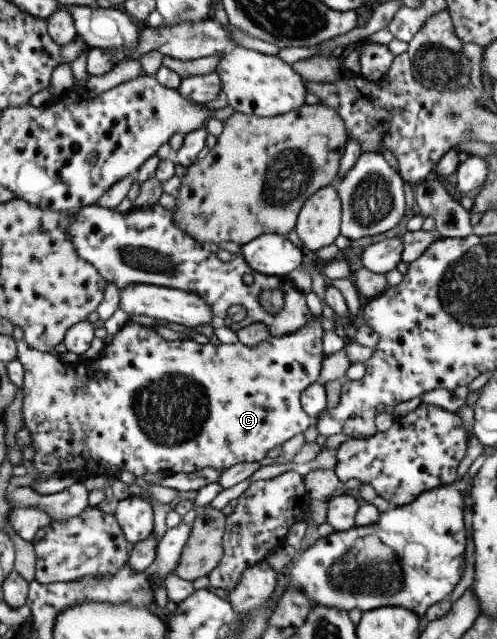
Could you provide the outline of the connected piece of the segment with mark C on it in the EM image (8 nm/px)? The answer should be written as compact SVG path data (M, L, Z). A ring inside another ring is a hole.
M314 317L310 323L294 332L288 332L279 336L270 337L269 341L262 341L254 346L248 346L238 343L221 343L218 346L212 343L199 344L190 339L182 339L170 332L165 332L157 328L150 328L142 325L138 319L131 318L124 324L122 330L114 334L114 338L106 345L103 355L91 362L90 378L82 378L82 374L75 371L75 366L64 363L53 352L40 352L32 348L26 341L16 341L18 348L18 361L24 367L23 394L24 405L22 413L24 417L24 428L27 428L29 435L33 440L35 450L32 462L41 476L34 482L48 479L56 473L72 474L80 478L86 478L90 475L101 475L106 479L117 479L122 471L129 471L135 477L142 477L146 473L166 472L168 475L180 474L180 472L197 472L204 468L214 468L222 473L224 470L241 463L259 462L268 452L276 446L281 446L298 434L303 434L310 424L313 424L314 418L310 417L301 406L300 395L310 386L319 381L320 368L325 353L323 352L322 325L320 317Z

